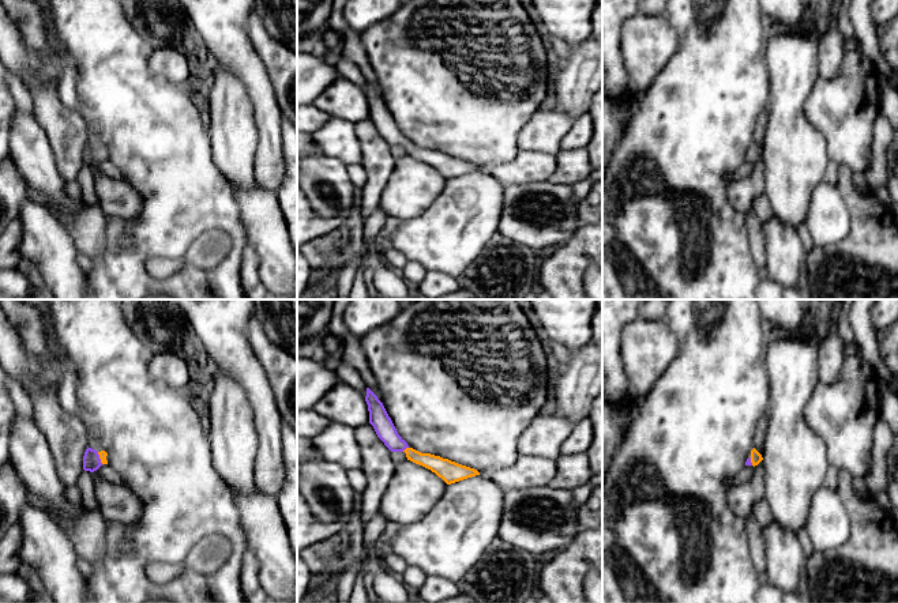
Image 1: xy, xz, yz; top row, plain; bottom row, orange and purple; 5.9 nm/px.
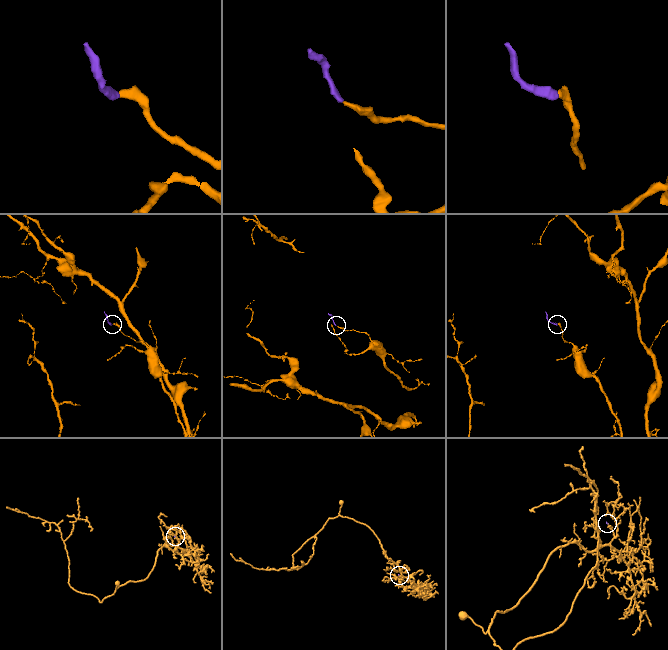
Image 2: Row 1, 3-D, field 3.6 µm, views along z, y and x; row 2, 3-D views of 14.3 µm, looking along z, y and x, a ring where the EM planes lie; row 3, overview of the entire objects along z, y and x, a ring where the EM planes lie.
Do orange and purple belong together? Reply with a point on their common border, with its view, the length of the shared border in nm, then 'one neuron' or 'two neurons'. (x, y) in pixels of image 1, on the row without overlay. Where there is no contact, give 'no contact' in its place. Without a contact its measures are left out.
xz (406, 143) | 50 nm | one neuron

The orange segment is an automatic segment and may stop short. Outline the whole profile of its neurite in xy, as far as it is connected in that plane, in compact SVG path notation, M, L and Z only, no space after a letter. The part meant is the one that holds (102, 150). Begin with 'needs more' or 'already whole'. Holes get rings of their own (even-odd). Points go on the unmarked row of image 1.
needs more | M87 142L83 151L83 165L90 167L97 166L102 159L108 159L106 151L105 146L97 147Z

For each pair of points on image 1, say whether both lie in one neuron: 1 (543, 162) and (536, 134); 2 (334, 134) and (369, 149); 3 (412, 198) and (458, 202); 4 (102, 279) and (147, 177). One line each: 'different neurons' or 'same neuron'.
1: different neurons
2: different neurons
3: different neurons
4: same neuron

